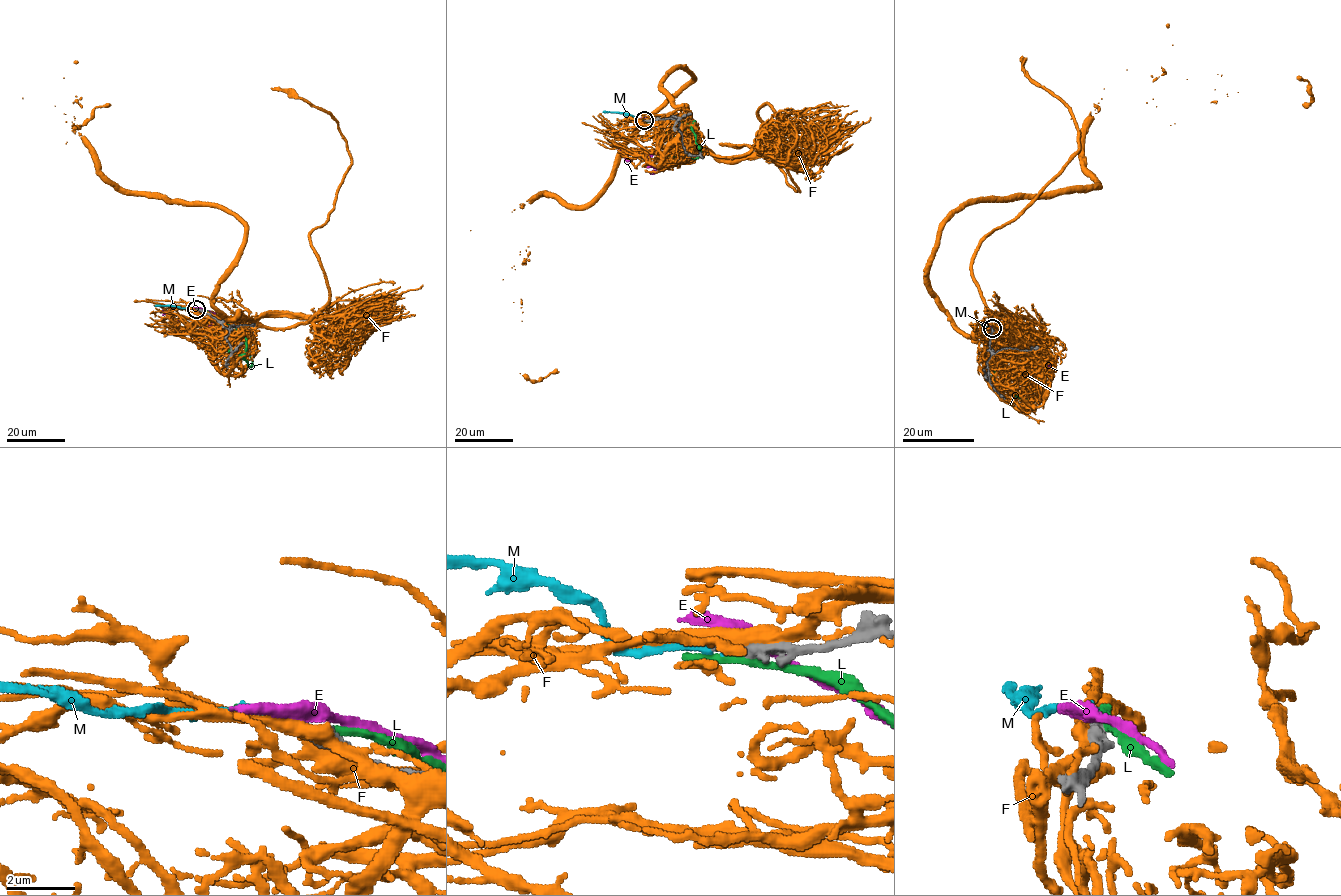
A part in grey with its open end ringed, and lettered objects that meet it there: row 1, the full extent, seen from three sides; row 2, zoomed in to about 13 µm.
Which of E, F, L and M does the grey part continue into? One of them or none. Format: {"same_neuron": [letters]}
{"same_neuron": ["M"]}

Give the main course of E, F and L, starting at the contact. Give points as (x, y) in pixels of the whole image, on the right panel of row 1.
E: (991, 328), (1017, 341), (1032, 358), (1037, 358), (1041, 352), (1016, 331)
F: (991, 329), (1019, 341), (972, 341), (932, 290), (939, 226), (1094, 187), (1104, 88), (1310, 102), (1300, 77)
L: (993, 329), (1014, 348), (993, 374), (999, 385), (1026, 398), (1038, 383), (1033, 362), (1038, 363)

